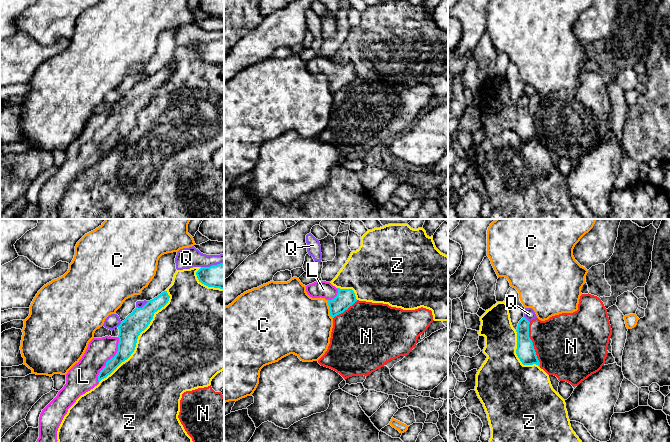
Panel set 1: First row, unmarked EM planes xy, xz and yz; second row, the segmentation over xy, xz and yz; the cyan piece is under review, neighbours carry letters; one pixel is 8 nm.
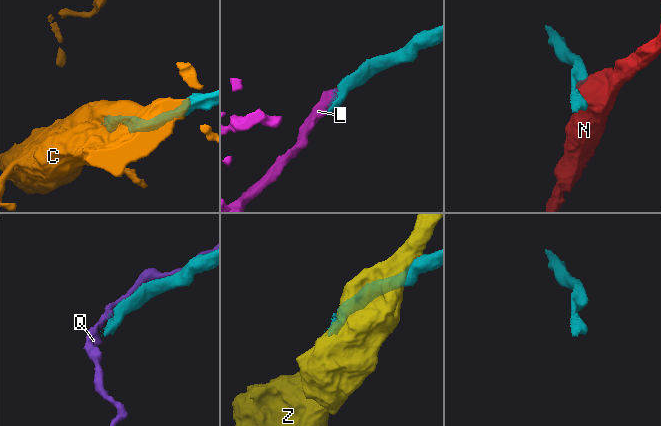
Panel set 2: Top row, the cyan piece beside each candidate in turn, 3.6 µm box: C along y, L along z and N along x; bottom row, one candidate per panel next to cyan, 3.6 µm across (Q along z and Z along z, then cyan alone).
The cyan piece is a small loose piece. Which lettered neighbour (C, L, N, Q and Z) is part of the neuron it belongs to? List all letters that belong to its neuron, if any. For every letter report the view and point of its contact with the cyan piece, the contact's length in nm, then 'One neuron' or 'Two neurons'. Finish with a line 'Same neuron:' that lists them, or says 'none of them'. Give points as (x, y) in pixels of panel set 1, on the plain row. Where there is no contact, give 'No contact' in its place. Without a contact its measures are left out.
C: Touches cyan at xz (330, 85). Shared border 160 nm. Two neurons
L: Touches cyan at xy (110, 135). Shared border 400 nm. One neuron
N: Touches cyan at yz (532, 120). Shared border 380 nm. Two neurons
Q: Touches cyan at xy (143, 82). Shared border 120 nm. Two neurons
Z: Touches cyan at xy (137, 113). Shared border 900 nm. Two neurons
Same neuron: L

